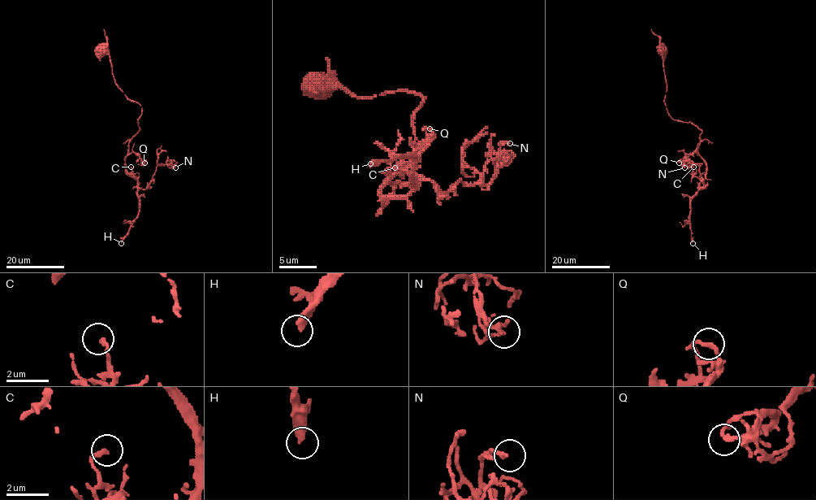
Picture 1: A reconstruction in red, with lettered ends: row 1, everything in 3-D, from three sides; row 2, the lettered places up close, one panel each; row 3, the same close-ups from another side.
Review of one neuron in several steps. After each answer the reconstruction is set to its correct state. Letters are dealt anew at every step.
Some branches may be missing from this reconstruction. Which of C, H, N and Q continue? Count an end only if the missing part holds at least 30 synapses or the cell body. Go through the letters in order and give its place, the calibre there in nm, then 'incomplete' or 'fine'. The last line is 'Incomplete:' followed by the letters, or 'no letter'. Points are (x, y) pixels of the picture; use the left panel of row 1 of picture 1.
C: at (131, 167); 190 nm thick; fine
H: at (121, 243); 400 nm thick; incomplete
N: at (175, 167); 180 nm thick; fine
Q: at (144, 163); 140 nm thick; fine
Incomplete: H

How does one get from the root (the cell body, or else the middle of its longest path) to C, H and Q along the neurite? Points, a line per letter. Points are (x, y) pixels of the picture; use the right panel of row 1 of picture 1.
C: (662, 50), (667, 112), (701, 131), (698, 154), (706, 176), (693, 176), (693, 167)
H: (662, 50), (667, 112), (701, 131), (698, 154), (706, 177), (691, 201), (692, 243)
Q: (662, 50), (667, 112), (674, 119), (692, 122), (701, 131), (697, 152), (679, 163)

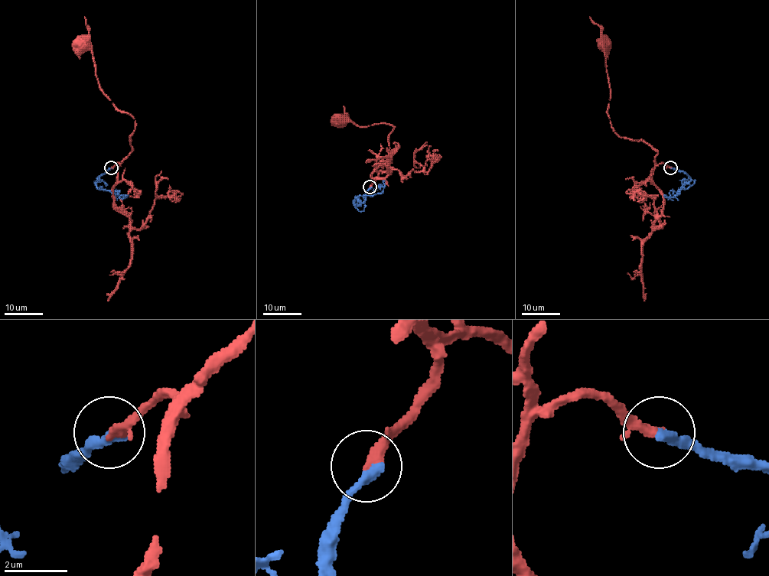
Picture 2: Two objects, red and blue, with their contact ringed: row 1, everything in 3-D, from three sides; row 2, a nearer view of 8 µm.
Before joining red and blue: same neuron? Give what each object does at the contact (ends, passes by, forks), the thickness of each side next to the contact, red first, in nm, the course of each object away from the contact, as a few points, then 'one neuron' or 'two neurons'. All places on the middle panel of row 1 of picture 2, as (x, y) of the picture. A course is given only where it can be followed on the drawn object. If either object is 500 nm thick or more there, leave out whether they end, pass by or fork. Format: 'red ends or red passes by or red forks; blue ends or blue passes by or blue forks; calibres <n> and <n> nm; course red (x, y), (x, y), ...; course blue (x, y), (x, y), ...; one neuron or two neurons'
red ends; blue ends; calibres 320 and 360 nm; course red (369, 187), (380, 171), (391, 172), (388, 136), (394, 126), (380, 123), (358, 126), (351, 122), (340, 120); course blue (369, 187), (366, 199), (360, 204), (354, 203), (360, 196), (379, 193), (384, 186), (382, 180); one neuron

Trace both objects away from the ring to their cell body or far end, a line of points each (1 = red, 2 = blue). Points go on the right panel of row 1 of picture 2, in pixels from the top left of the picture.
1: (670, 167), (655, 162), (656, 151), (642, 141), (620, 137), (614, 131), (607, 112), (610, 86), (604, 44)
2: (670, 167), (682, 170), (688, 177), (677, 194), (669, 196), (664, 194)

